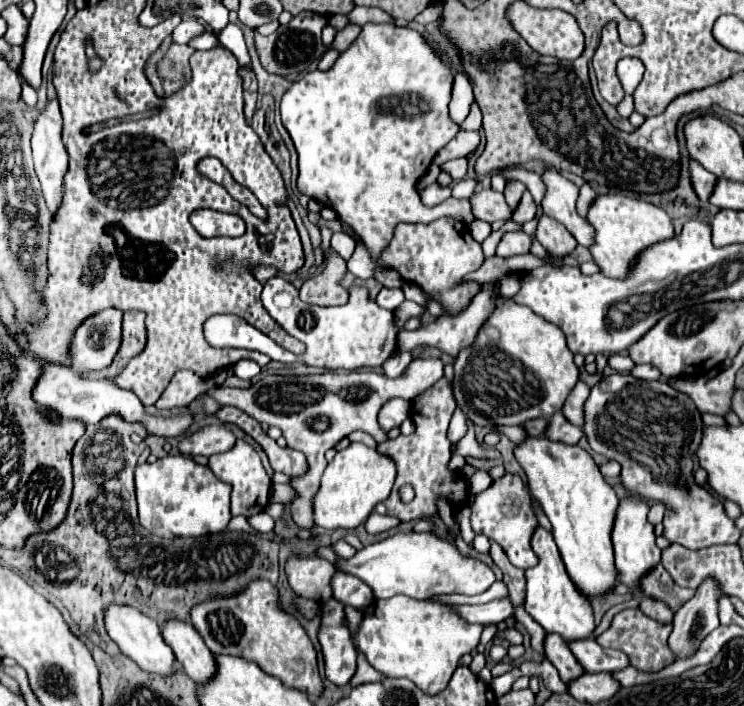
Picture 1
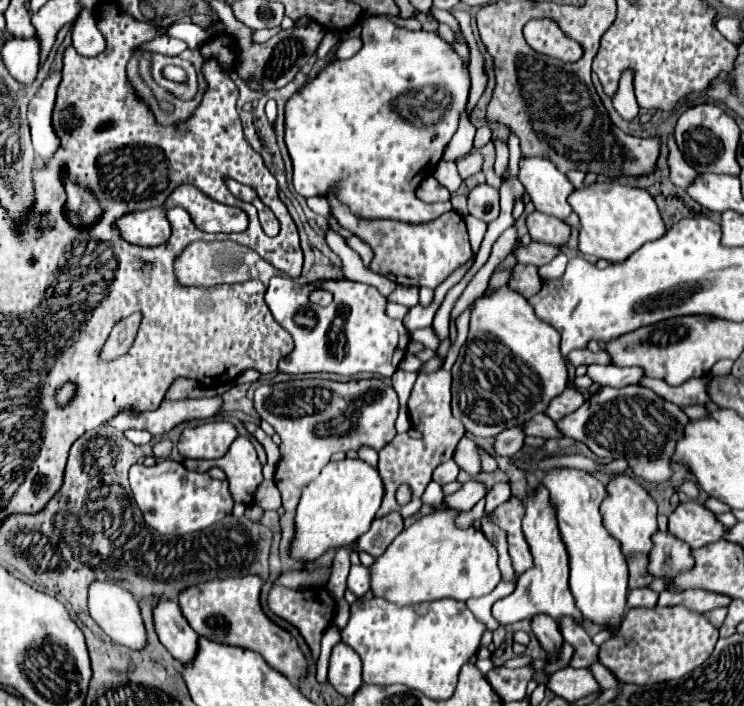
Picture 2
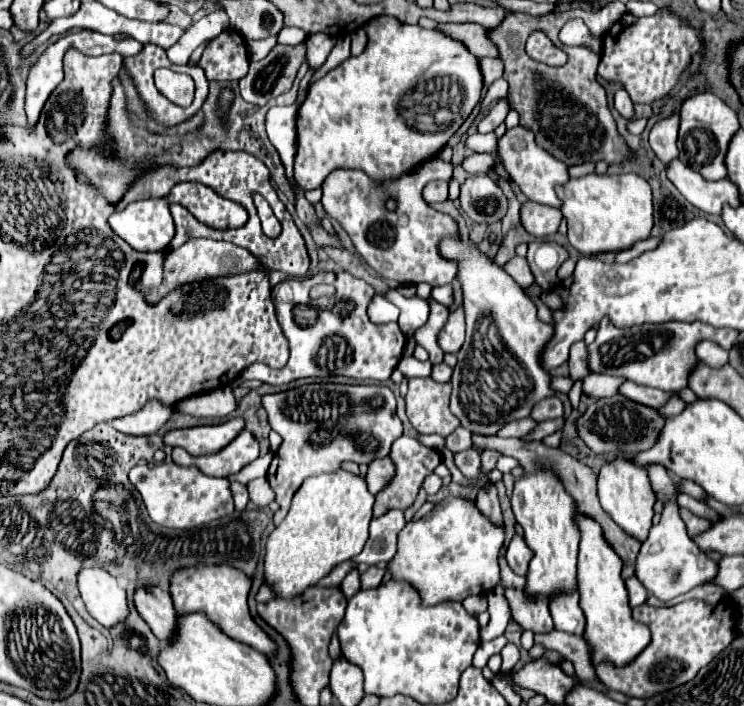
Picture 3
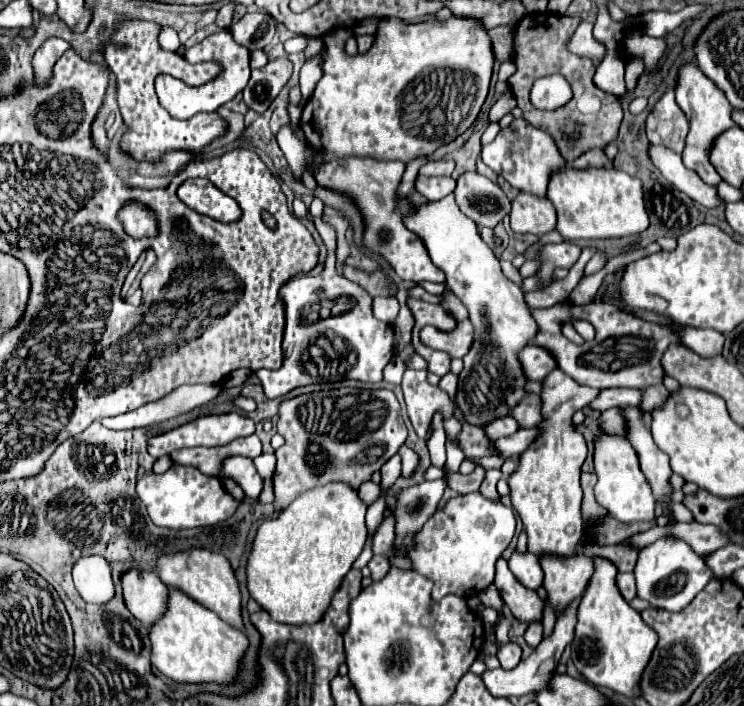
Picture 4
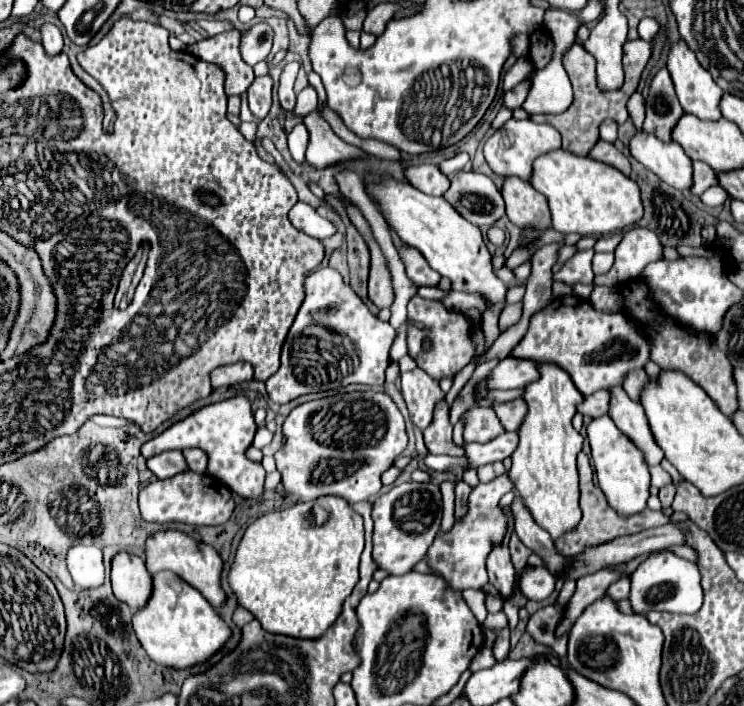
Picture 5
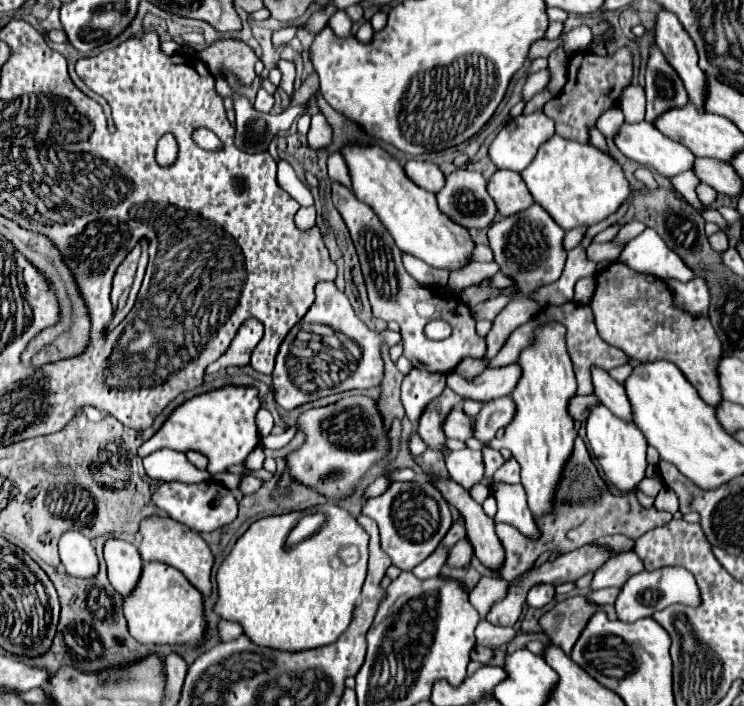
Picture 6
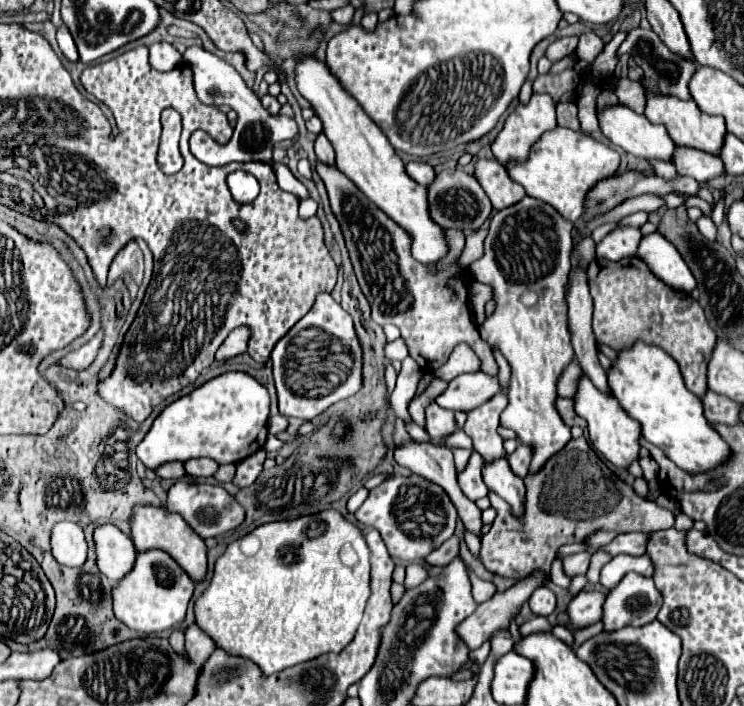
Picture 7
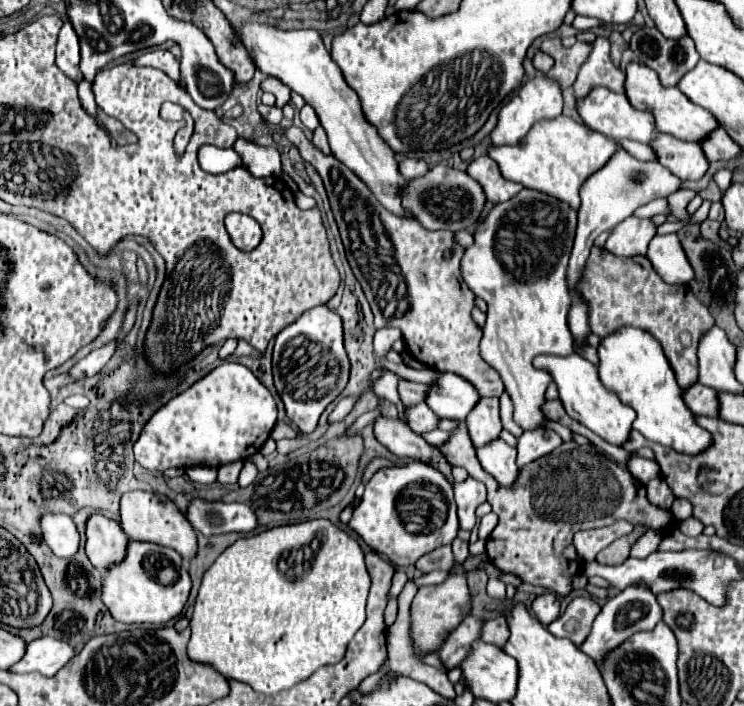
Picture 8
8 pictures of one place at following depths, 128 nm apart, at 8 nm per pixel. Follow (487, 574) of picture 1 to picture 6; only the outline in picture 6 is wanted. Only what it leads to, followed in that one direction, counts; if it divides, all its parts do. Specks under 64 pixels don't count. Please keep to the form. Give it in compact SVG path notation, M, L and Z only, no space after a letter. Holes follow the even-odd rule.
M516 458L506 460L500 470L494 474L494 480L502 480L506 484L520 484L520 466L516 462ZM460 540L448 554L448 564L450 566L466 566L470 564L470 558L472 558L472 546L468 544L468 540Z

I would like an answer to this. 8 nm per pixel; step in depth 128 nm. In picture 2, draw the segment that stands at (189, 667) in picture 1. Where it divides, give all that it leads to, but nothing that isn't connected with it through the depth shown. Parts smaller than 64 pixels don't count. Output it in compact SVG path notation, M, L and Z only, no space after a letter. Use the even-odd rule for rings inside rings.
M160 598L152 614L160 642L178 662L188 664L194 658L198 634L190 628L190 624L186 624L186 618L182 616L178 602Z

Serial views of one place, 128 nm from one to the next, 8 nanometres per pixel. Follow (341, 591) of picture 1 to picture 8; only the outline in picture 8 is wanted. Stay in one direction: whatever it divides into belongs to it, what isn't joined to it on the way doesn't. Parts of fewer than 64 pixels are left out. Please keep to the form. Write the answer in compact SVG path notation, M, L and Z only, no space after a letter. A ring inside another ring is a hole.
M422 462L380 468L366 484L364 496L354 508L348 528L394 566L410 566L420 556L450 544L456 538L458 516L452 482L436 468Z

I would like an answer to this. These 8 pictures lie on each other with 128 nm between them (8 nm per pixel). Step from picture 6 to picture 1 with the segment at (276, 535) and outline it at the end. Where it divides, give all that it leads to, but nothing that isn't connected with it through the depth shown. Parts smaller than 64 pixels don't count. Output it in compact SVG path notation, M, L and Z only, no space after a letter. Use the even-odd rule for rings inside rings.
M350 444L346 450L338 452L332 462L328 462L320 488L312 498L314 524L326 530L354 530L366 522L376 504L388 498L396 478L394 462L386 456L378 456L374 448L364 444Z

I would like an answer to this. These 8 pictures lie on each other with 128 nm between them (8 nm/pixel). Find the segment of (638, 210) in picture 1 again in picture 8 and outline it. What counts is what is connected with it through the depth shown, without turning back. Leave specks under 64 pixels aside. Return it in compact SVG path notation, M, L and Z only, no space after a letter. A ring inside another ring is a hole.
M560 114L552 120L540 120L534 124L520 144L490 146L488 156L500 166L506 180L518 182L526 188L538 188L540 192L550 192L552 196L558 196L558 200L566 200L572 208L578 208L578 188L590 174L610 160L616 148L616 142L608 136Z

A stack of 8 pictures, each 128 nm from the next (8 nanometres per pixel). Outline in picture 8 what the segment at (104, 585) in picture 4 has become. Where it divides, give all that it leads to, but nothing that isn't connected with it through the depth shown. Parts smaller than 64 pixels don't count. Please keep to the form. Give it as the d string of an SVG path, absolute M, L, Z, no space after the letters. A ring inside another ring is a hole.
M42 514L40 528L50 550L60 558L70 558L78 552L80 536L68 514Z

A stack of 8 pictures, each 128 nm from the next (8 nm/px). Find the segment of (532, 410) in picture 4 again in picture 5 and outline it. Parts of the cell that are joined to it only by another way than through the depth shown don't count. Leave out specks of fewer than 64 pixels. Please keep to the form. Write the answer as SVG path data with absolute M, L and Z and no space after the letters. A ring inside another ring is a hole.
M520 398L504 404L494 404L494 412L506 431L517 431L526 416L526 402Z

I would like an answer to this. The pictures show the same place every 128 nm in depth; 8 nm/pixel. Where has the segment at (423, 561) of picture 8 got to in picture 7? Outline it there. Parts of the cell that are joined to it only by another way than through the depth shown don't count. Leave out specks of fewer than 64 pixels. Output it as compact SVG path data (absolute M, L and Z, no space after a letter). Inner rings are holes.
M452 536L452 538L446 540L440 548L432 550L432 552L424 558L424 562L426 562L428 566L446 566L456 554L458 554L458 538Z

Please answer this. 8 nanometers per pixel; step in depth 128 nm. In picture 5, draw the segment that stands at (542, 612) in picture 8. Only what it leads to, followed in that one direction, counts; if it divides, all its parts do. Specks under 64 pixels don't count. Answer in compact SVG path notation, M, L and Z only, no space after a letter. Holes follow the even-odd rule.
M528 566L520 580L522 594L534 602L546 600L554 592L554 584L556 578L550 572L546 572L546 568L534 568L534 566Z

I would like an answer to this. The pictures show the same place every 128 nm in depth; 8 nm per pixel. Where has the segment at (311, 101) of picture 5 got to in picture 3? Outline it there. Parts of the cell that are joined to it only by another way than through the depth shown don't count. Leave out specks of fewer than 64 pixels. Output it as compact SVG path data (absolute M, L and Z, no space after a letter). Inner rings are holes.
M314 34L306 40L306 62L314 72L326 62L334 44L336 44L336 40L326 34Z

